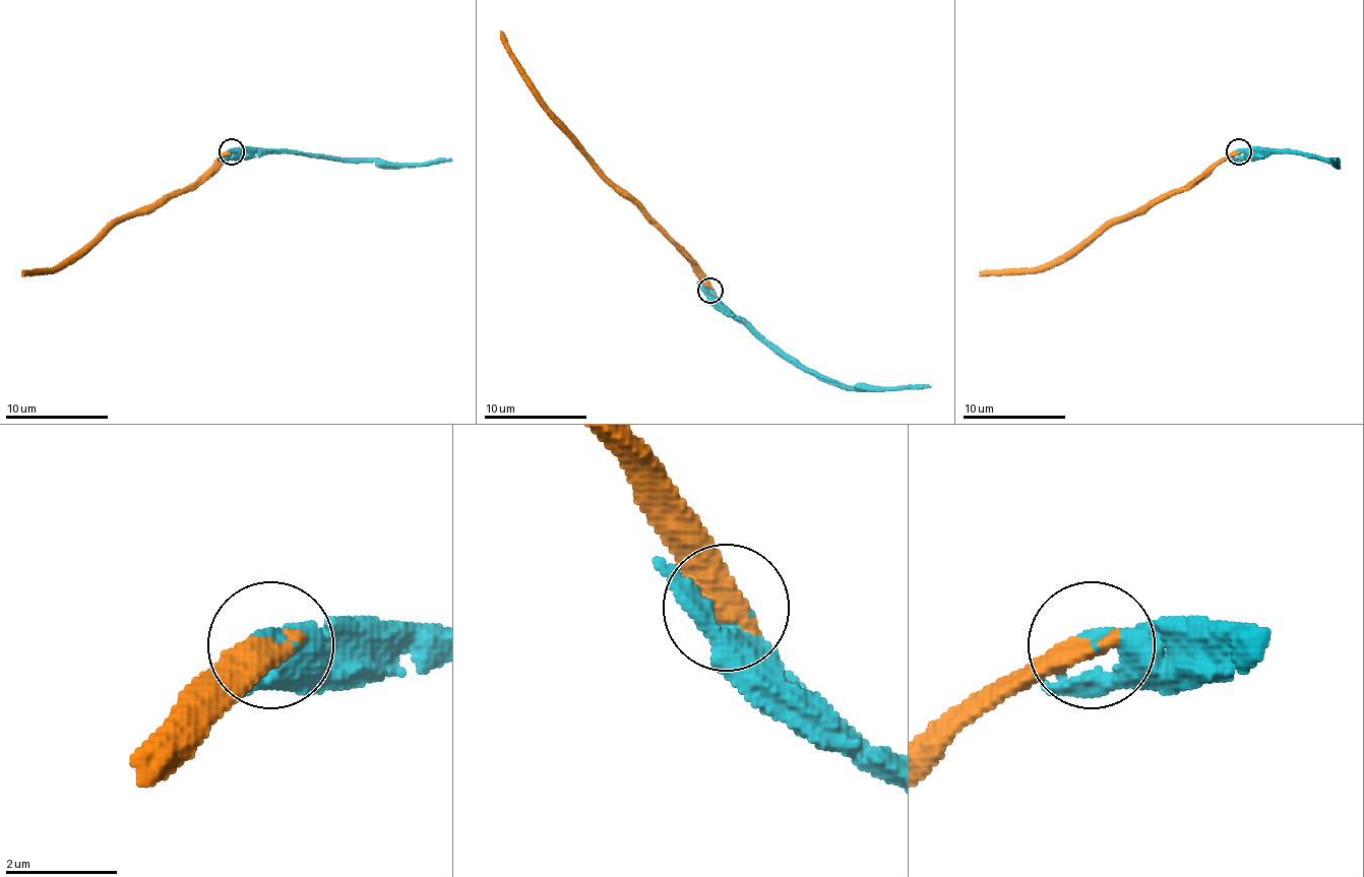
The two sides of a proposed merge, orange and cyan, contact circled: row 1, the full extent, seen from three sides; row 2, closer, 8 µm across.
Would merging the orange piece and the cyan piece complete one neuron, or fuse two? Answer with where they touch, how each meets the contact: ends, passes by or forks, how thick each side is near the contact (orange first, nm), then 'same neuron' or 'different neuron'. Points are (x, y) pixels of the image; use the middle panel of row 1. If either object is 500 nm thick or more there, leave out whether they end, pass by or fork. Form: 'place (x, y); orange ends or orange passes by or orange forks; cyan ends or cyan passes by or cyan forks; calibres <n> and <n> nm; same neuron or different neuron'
place (709, 291); calibres 500 and 460 nm; same neuron

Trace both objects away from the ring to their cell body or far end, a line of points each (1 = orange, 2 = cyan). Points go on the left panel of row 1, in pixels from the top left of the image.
1: (231, 150), (186, 187), (119, 217), (55, 269), (21, 274)
2: (231, 150), (290, 150), (393, 164), (439, 164), (452, 159)

